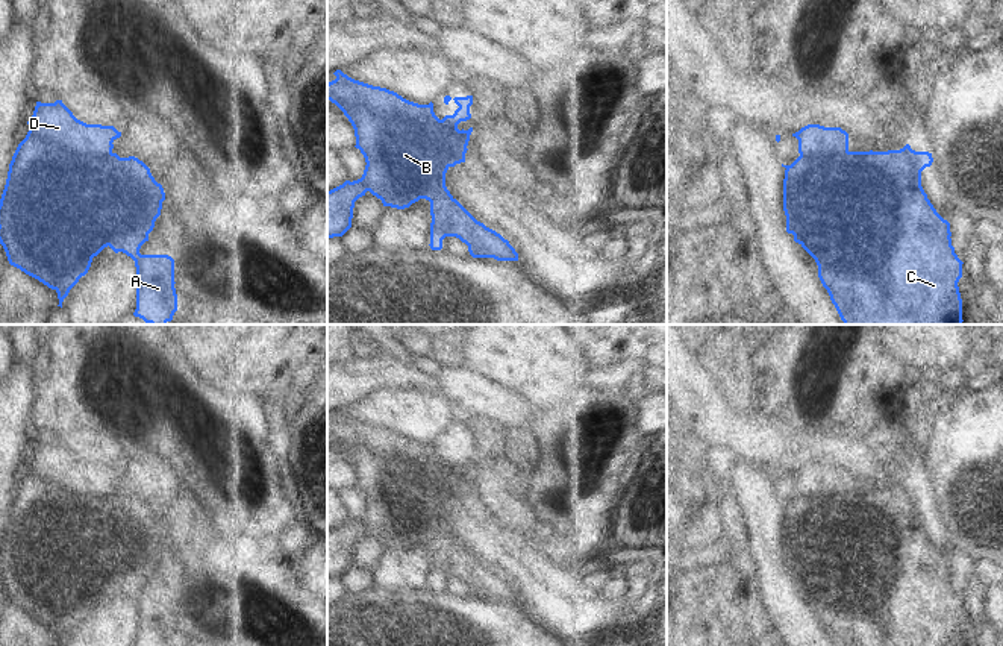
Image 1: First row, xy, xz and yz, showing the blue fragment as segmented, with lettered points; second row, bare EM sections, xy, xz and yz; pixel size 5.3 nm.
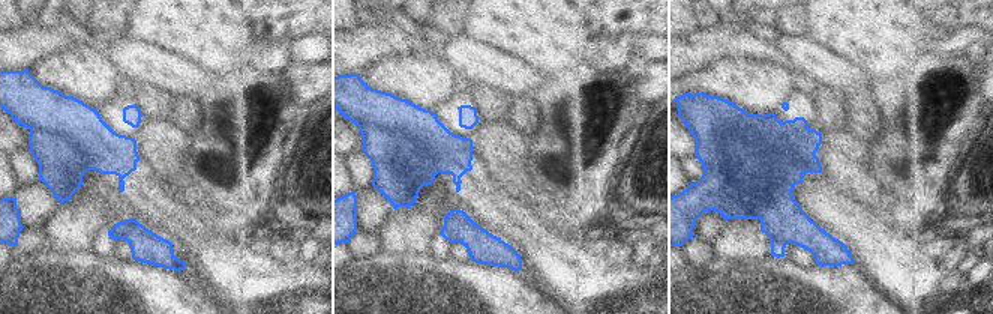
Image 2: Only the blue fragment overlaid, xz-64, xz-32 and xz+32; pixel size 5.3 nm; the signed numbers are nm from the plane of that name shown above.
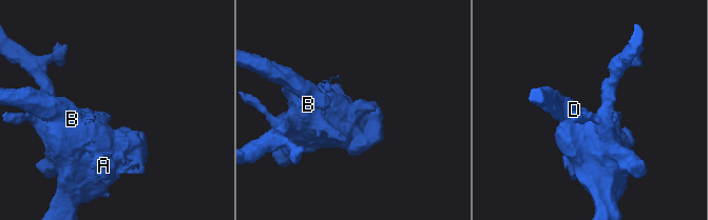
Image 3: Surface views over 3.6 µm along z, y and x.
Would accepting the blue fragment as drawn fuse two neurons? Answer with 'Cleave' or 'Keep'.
Cleave

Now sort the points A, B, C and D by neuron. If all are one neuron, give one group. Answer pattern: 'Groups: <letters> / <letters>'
Groups: A B C / D

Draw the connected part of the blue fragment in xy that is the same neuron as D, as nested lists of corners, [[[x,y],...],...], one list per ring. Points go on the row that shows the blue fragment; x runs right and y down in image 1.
[[[62,100],[55,103],[36,102],[27,124],[26,138],[83,158],[111,155],[112,143],[121,136],[121,132],[114,126],[86,124],[77,120]]]

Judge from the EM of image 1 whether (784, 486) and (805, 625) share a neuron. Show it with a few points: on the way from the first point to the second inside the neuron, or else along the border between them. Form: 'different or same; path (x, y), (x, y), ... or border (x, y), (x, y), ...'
different; border (774, 489), (781, 504)

